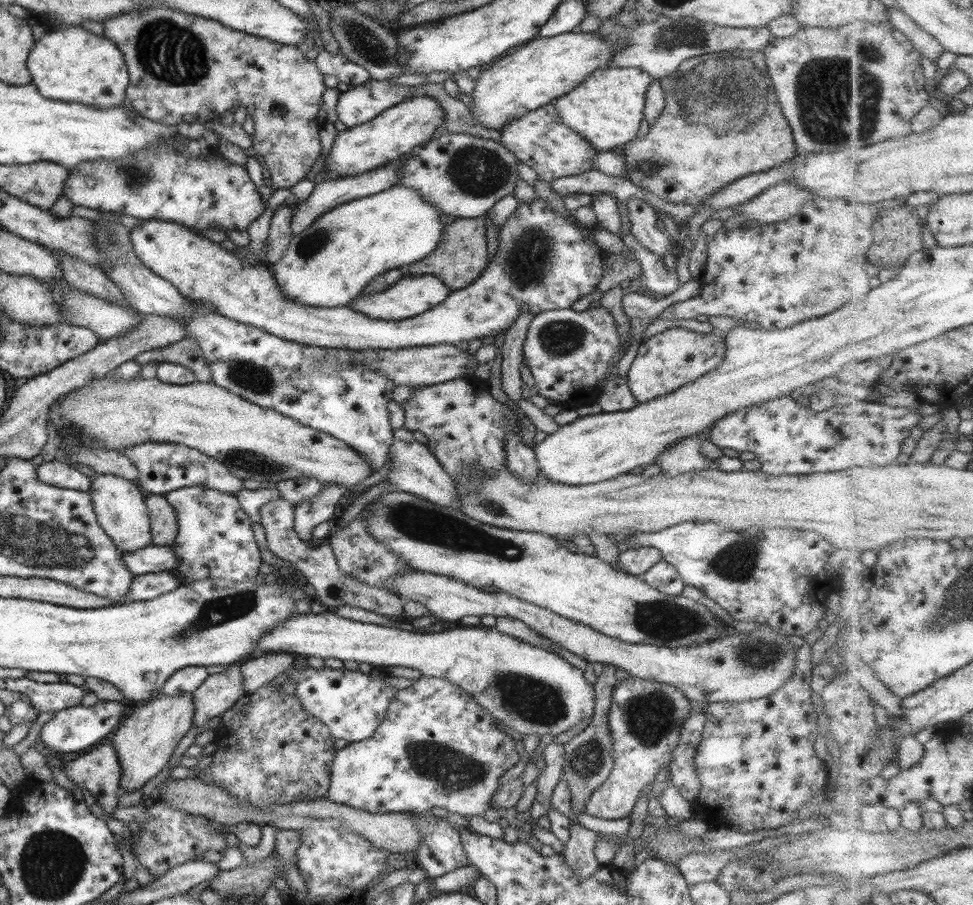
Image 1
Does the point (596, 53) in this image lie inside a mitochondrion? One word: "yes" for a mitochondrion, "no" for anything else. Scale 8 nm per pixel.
no

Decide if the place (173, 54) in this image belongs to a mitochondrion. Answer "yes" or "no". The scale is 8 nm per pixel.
yes

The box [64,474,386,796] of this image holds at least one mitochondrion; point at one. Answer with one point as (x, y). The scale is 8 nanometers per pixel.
(224, 609)

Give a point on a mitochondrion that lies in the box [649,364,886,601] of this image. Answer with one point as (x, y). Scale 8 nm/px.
(736, 562)

